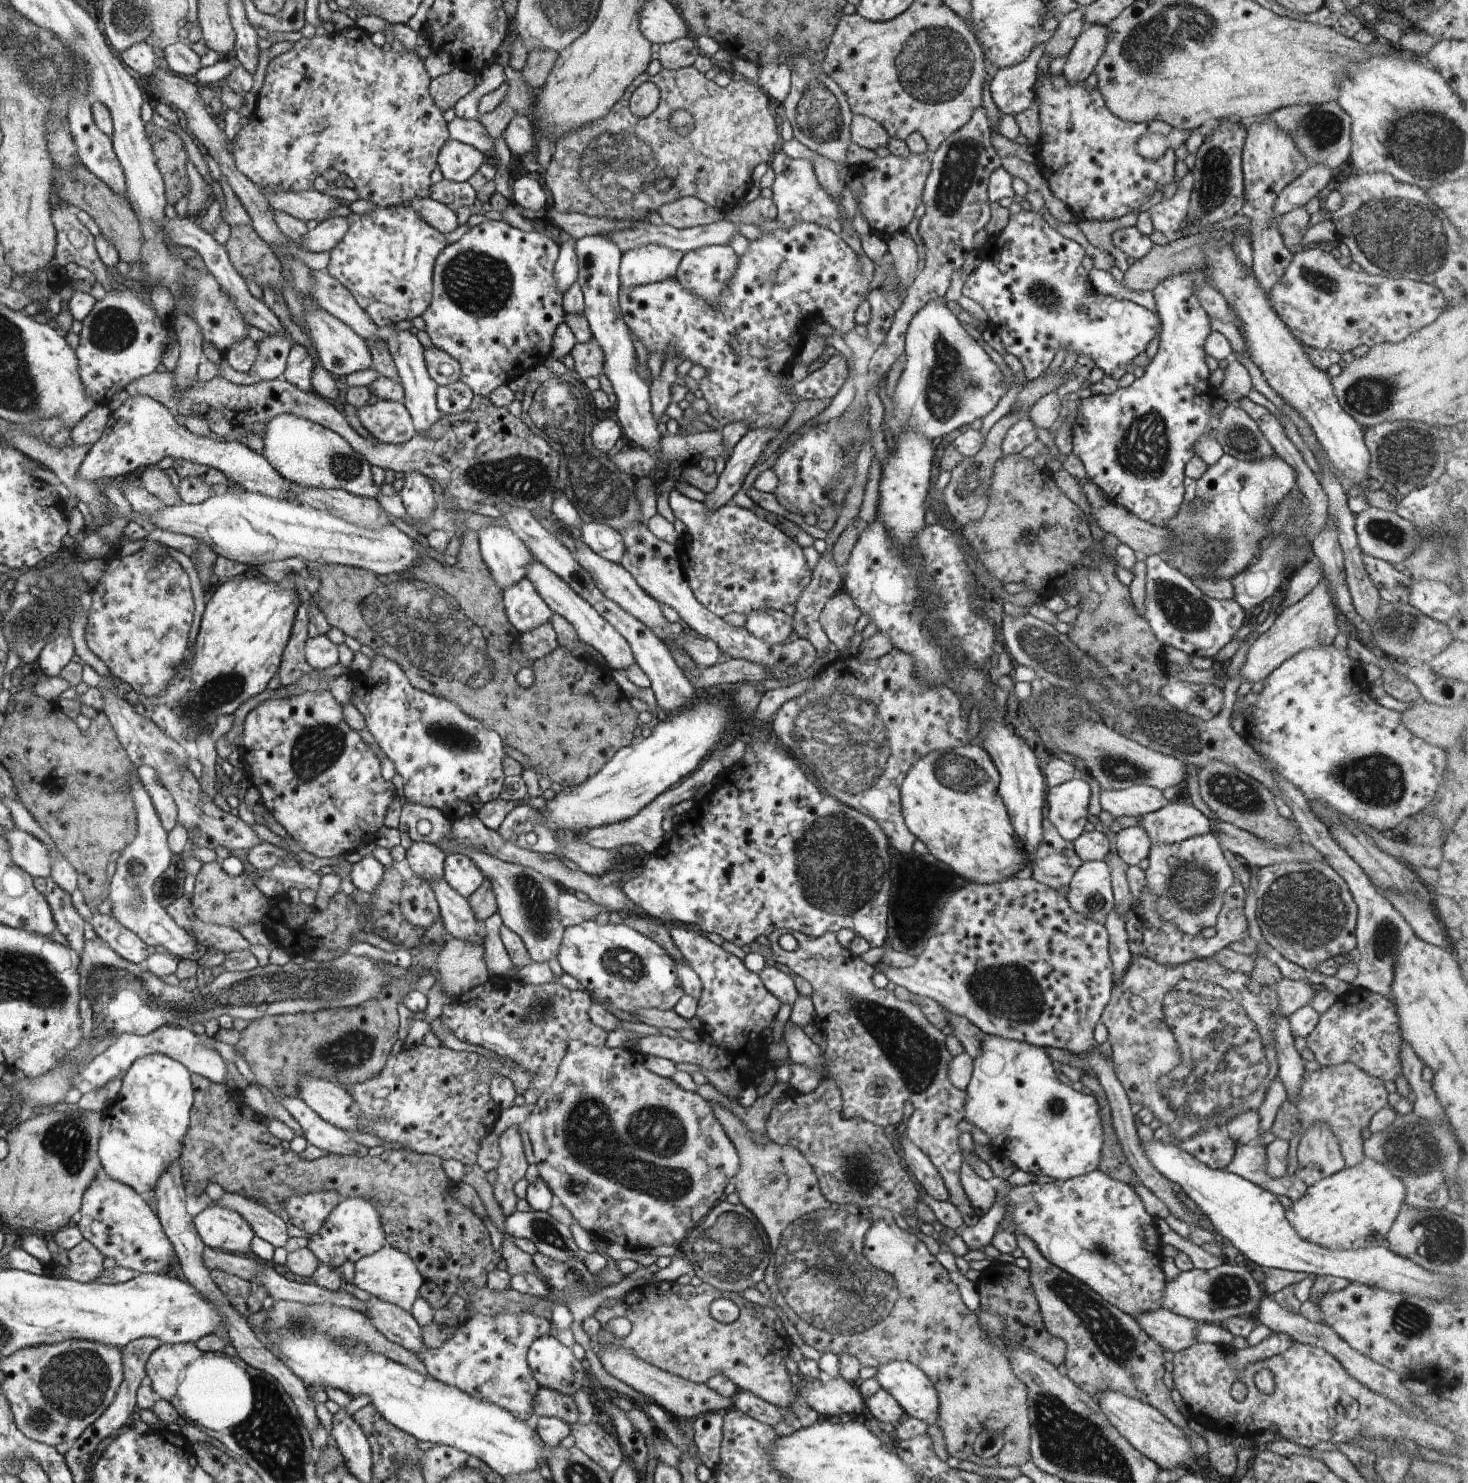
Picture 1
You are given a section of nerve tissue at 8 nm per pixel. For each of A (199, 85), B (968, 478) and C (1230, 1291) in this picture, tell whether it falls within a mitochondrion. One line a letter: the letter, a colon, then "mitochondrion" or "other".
A: other
B: mitochondrion
C: mitochondrion

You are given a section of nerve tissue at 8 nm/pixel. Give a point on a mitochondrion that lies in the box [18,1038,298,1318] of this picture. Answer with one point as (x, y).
(68, 1140)

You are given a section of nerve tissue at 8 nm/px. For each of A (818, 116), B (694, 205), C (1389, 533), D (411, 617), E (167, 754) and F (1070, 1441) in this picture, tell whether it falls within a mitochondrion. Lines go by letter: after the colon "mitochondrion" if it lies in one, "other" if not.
A: mitochondrion
B: other
C: mitochondrion
D: mitochondrion
E: mitochondrion
F: mitochondrion

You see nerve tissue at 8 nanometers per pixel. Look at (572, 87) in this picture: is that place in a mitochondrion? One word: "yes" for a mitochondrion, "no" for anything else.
no

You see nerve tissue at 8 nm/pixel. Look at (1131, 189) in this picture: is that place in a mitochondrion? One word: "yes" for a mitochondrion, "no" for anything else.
no

